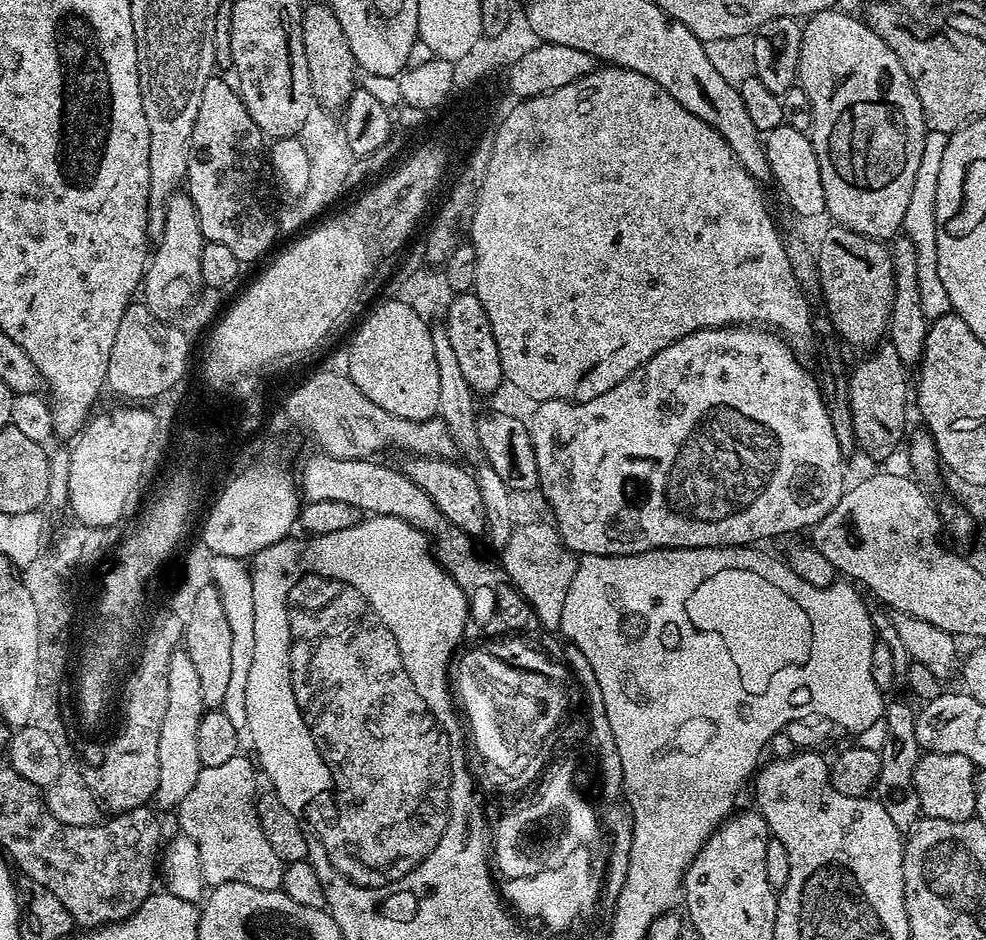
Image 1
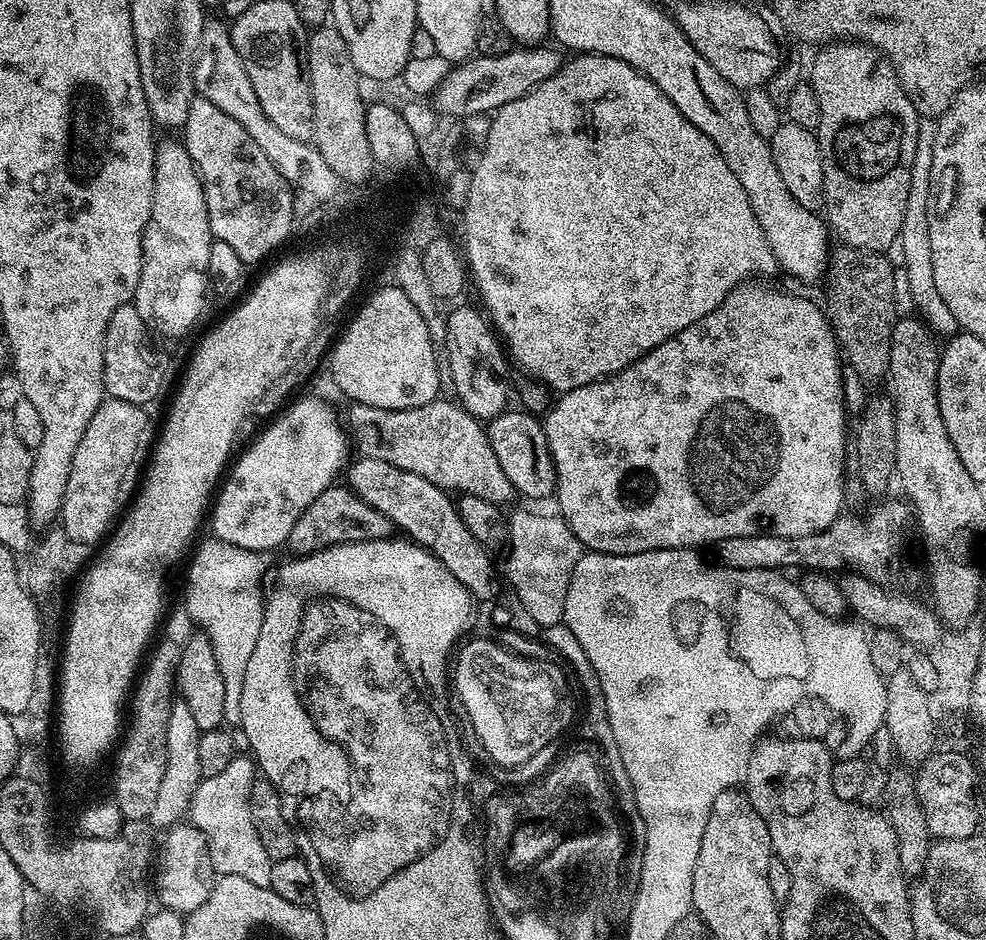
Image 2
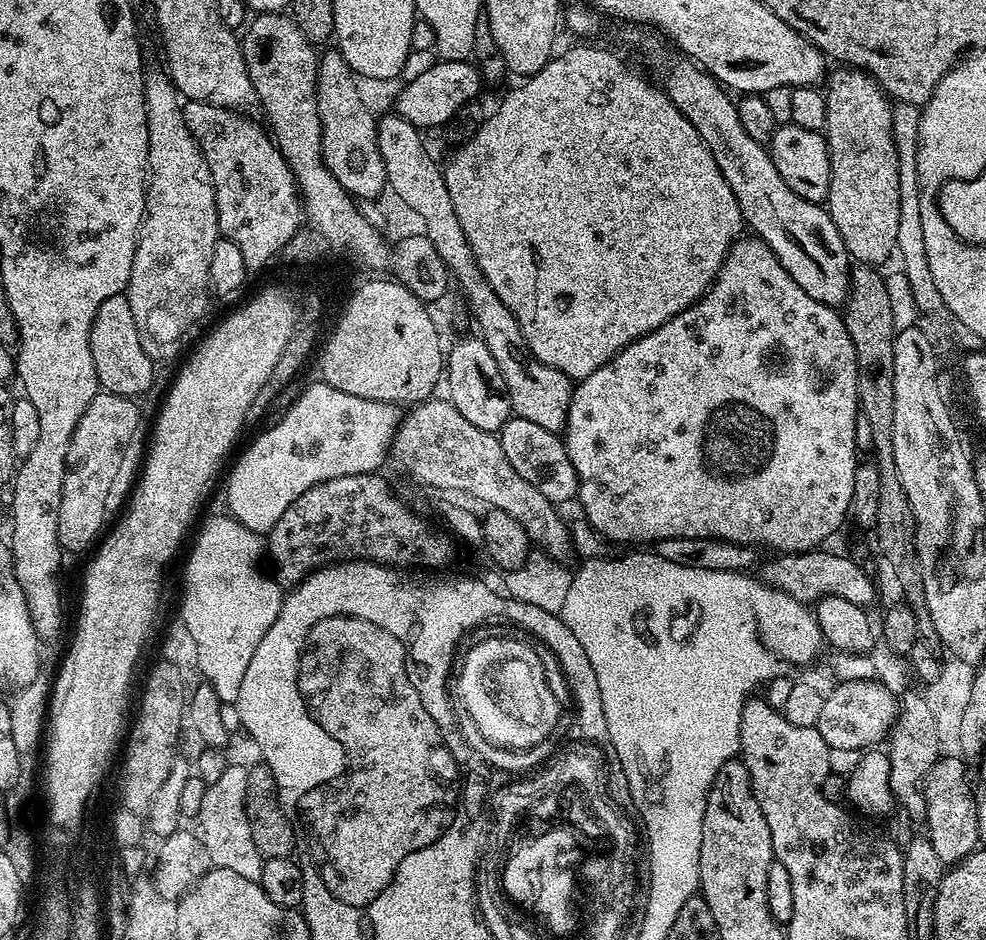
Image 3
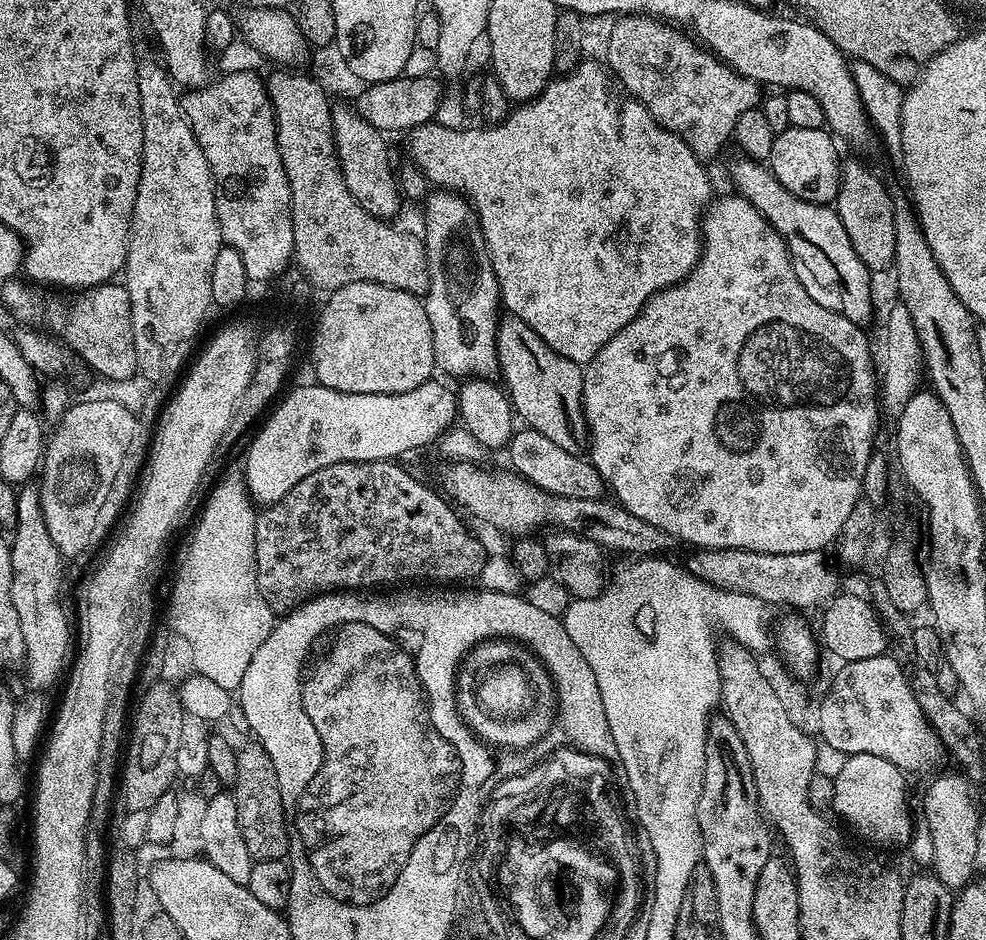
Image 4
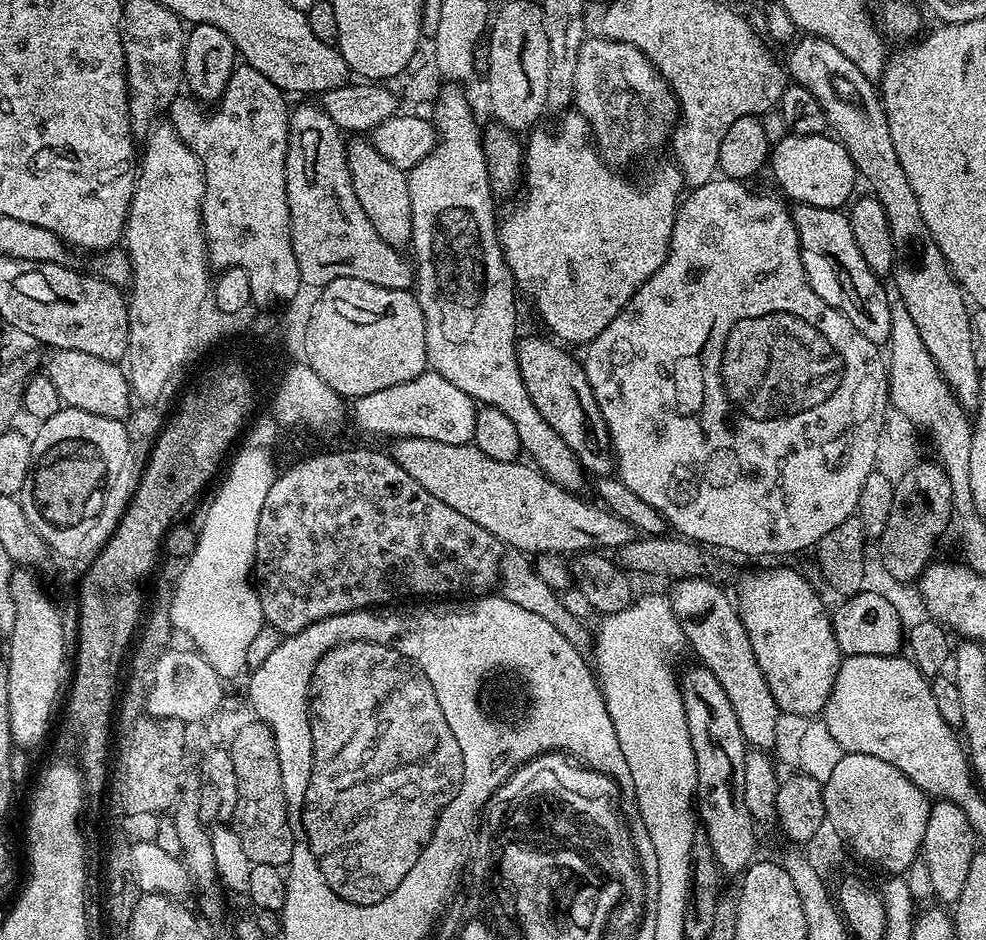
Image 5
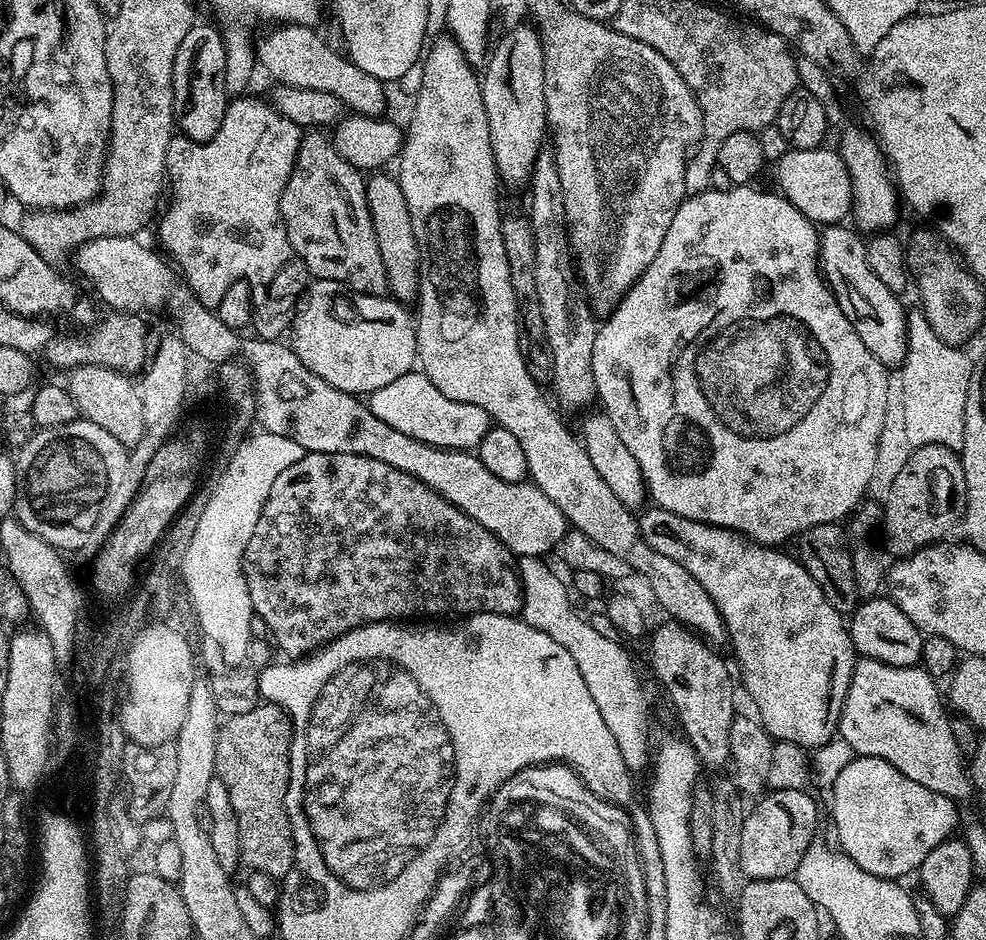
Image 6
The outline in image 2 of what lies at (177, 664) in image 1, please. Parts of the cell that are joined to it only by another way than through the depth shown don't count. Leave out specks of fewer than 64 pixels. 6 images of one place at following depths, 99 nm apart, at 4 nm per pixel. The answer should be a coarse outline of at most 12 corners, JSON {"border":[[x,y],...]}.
{"border":[[177,699],[166,722],[166,774],[153,829],[189,815],[202,779],[198,722]]}

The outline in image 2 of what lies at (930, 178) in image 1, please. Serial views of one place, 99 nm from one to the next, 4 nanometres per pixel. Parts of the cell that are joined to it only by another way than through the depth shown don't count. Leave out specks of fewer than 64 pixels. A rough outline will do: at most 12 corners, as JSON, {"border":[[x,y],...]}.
{"border":[[921,119],[898,241],[914,312],[948,338],[958,325],[934,286],[928,199],[936,120]]}

